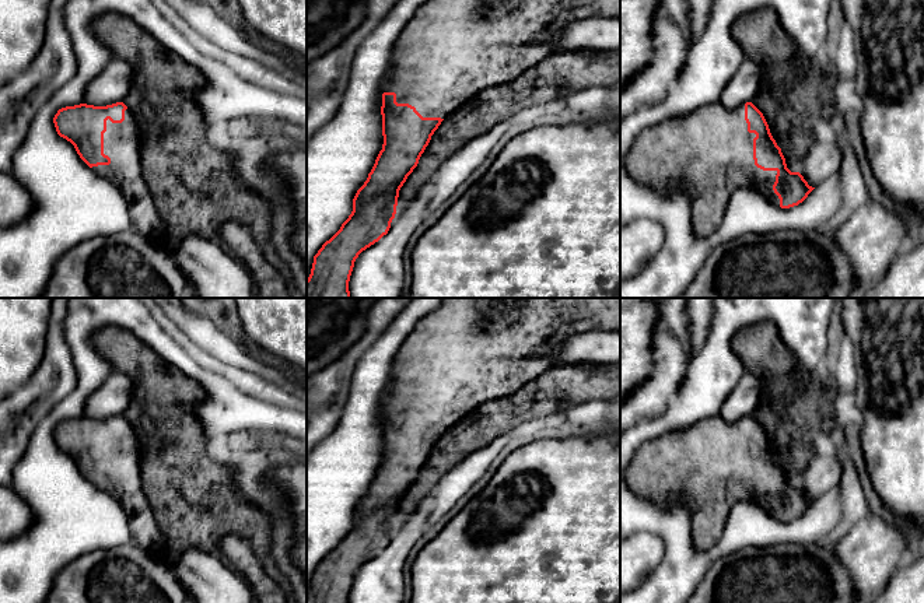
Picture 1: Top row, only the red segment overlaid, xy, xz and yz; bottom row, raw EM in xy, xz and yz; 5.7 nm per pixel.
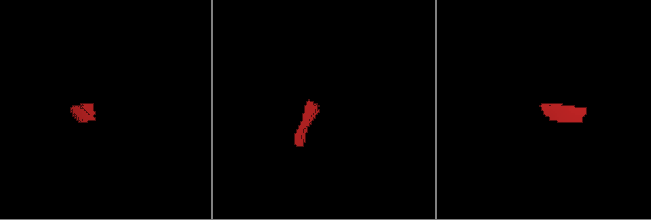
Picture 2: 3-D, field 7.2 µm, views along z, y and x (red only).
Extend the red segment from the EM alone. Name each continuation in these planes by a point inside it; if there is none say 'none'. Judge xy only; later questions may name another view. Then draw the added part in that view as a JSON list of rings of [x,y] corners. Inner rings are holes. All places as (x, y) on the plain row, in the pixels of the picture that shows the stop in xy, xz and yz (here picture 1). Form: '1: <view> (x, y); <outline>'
1: xy (121, 453); [[[129,423],[125,424],[122,437],[106,434],[104,467],[111,471],[111,477],[91,483],[122,505],[129,519],[132,540],[147,551],[161,554],[165,536],[143,491],[140,441]]]

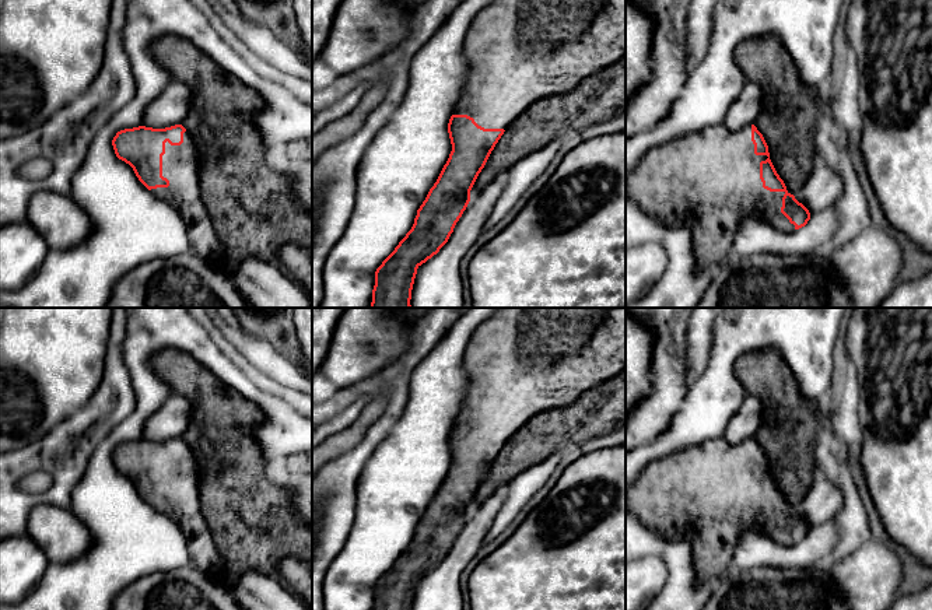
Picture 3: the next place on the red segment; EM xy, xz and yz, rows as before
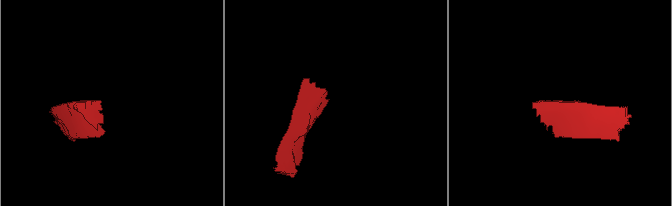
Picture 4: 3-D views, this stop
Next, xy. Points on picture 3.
1: xy (179, 476); [[[188,445],[183,446],[181,459],[165,456],[162,490],[169,494],[169,499],[150,505],[181,527],[188,541],[190,562],[206,574],[220,576],[224,558],[202,513],[199,463]]]

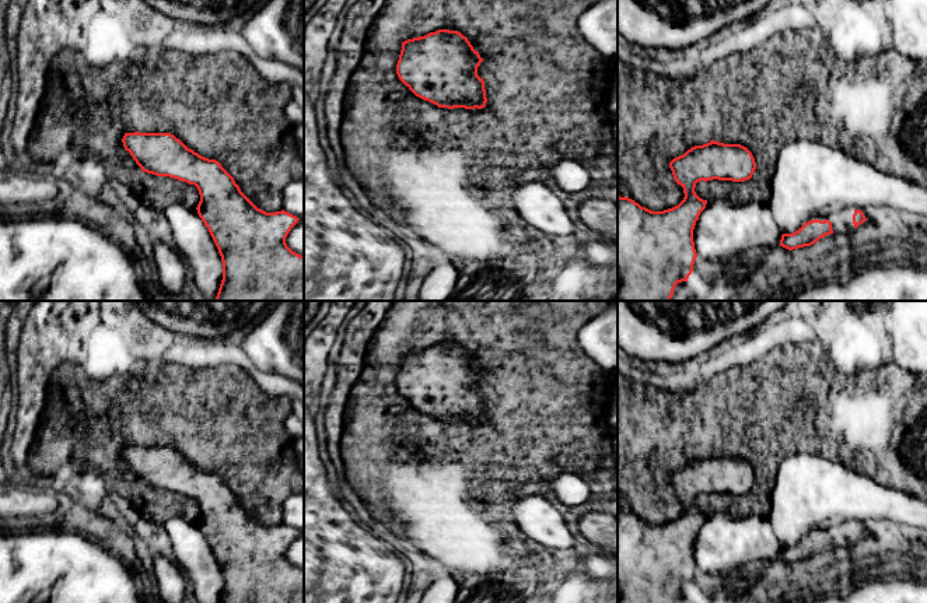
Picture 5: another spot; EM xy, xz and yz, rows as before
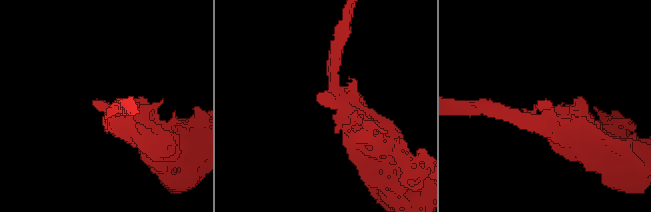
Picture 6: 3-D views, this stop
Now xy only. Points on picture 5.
none

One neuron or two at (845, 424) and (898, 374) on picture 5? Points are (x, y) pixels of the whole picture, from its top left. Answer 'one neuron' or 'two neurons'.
one neuron

